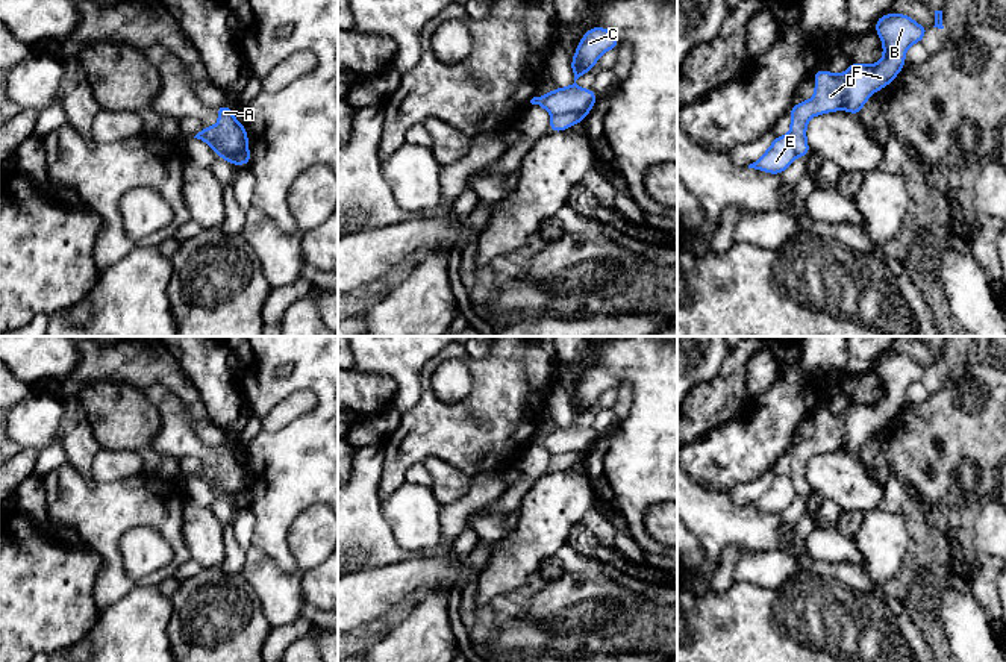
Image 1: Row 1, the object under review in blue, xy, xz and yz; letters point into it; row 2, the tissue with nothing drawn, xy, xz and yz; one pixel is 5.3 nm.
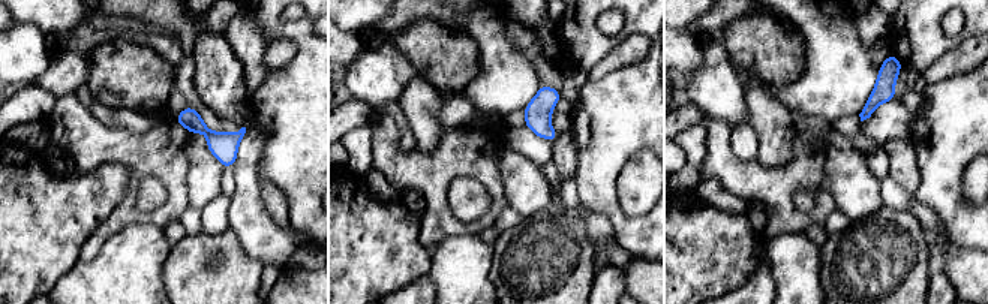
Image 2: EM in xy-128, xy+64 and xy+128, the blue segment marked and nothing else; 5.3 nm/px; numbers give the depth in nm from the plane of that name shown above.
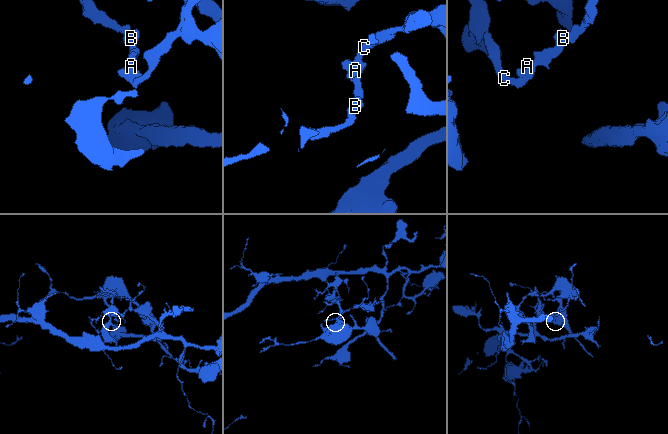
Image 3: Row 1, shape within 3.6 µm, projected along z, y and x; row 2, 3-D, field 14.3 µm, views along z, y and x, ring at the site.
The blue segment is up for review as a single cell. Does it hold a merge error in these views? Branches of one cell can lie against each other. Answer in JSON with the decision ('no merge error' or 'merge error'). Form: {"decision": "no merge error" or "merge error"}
{"decision": "merge error"}

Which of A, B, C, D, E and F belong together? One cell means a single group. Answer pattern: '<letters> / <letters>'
A B D F / C E

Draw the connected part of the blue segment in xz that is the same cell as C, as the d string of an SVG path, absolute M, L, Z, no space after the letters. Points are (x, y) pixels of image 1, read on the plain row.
M591 367L585 376L579 380L576 394L571 400L571 409L574 423L567 427L556 427L547 435L533 436L532 444L539 444L551 454L579 451L588 454L595 439L595 432L589 429L580 429L576 420L586 411L595 406L597 398L611 388L618 388L620 380L606 367Z

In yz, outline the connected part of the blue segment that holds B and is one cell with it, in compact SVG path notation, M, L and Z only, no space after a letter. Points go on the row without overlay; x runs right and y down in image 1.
M885 353L874 364L883 382L883 397L876 404L853 401L844 414L814 409L815 435L791 447L791 480L797 495L811 491L806 482L806 464L811 456L845 448L859 456L870 435L889 424L904 406L904 394L911 383L923 380L927 367L903 353Z

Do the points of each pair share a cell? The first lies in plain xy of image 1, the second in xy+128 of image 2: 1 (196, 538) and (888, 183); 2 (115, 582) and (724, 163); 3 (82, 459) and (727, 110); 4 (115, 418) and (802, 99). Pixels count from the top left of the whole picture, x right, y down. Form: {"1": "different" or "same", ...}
{"1": "different", "2": "same", "3": "different", "4": "different"}

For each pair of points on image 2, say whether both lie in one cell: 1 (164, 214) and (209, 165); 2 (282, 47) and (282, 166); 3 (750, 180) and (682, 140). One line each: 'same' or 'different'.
1: different
2: different
3: different

